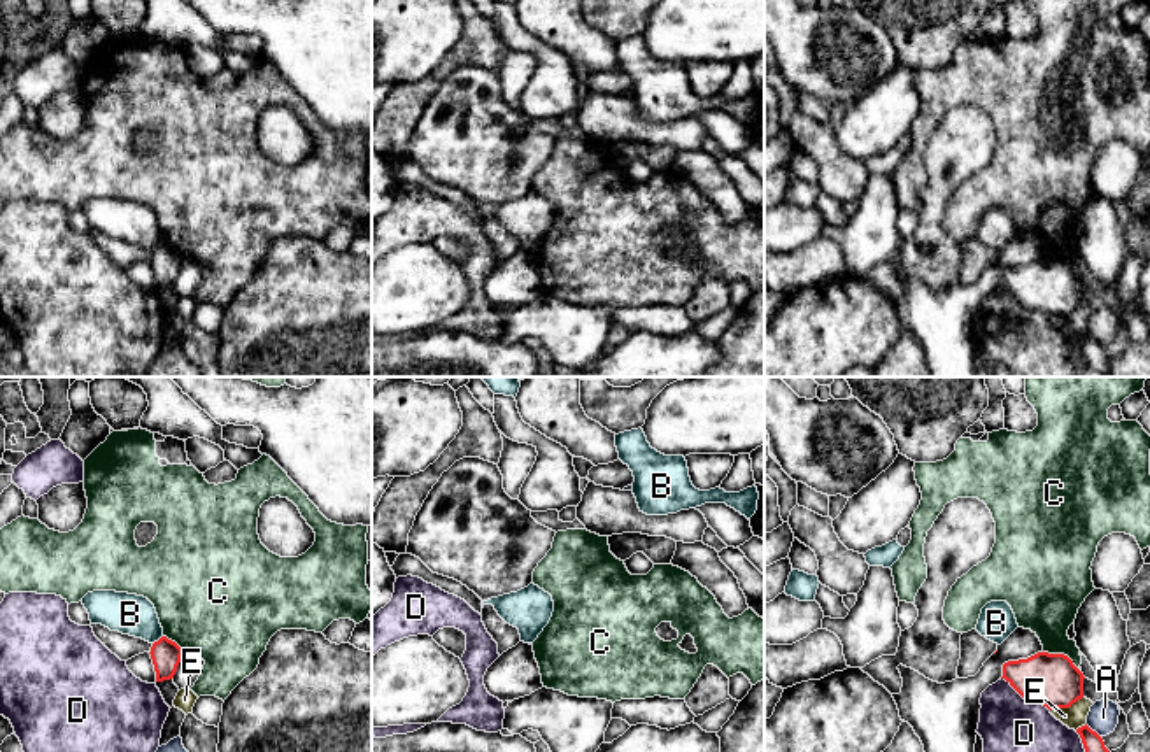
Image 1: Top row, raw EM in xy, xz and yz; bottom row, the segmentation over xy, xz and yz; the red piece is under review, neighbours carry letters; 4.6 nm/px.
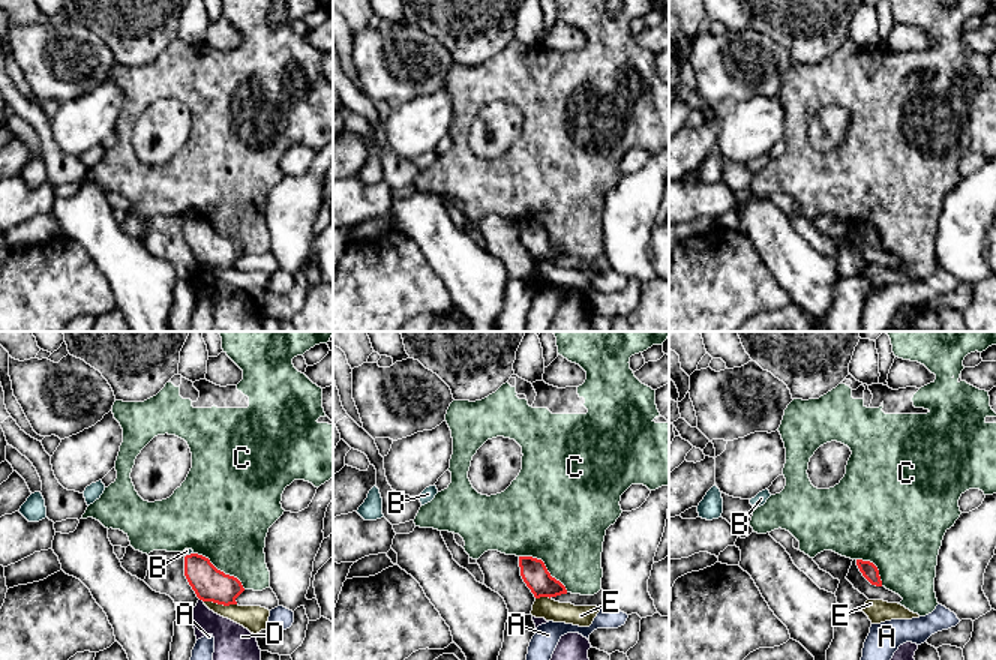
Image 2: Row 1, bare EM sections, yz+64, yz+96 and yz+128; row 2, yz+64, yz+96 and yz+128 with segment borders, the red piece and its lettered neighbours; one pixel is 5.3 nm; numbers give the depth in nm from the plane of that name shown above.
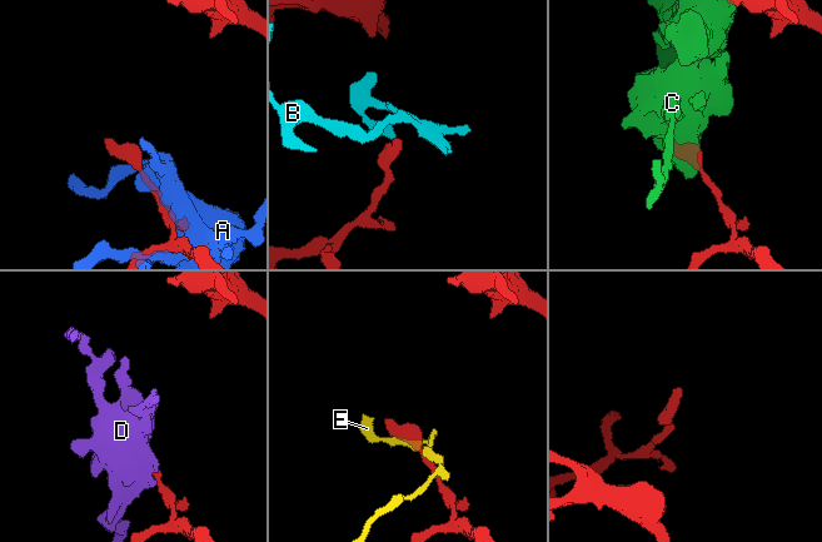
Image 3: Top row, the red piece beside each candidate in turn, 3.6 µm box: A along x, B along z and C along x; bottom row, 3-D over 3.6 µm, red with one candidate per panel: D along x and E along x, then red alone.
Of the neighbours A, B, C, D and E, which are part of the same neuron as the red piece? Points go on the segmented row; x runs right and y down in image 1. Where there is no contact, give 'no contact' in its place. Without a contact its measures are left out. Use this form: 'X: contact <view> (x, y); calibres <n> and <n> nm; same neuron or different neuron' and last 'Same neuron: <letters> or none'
A: contact yz (1091, 730); calibres 90 and 140 nm; different neuron
B: contact xy (158, 640); calibres 140 and 190 nm; different neuron
C: contact yz (1063, 654); calibres 240 and 280 nm; different neuron
D: contact yz (1026, 698); calibres 240 and 260 nm; different neuron
E: contact yz (1066, 707); calibres 240 and 100 nm; different neuron
Same neuron: none

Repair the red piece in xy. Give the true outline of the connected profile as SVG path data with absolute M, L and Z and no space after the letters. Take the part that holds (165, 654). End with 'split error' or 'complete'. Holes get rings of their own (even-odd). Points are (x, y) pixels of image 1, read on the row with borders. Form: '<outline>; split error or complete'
M161 636L158 642L153 643L149 654L154 664L156 682L174 678L181 663L182 649L167 636Z; complete

